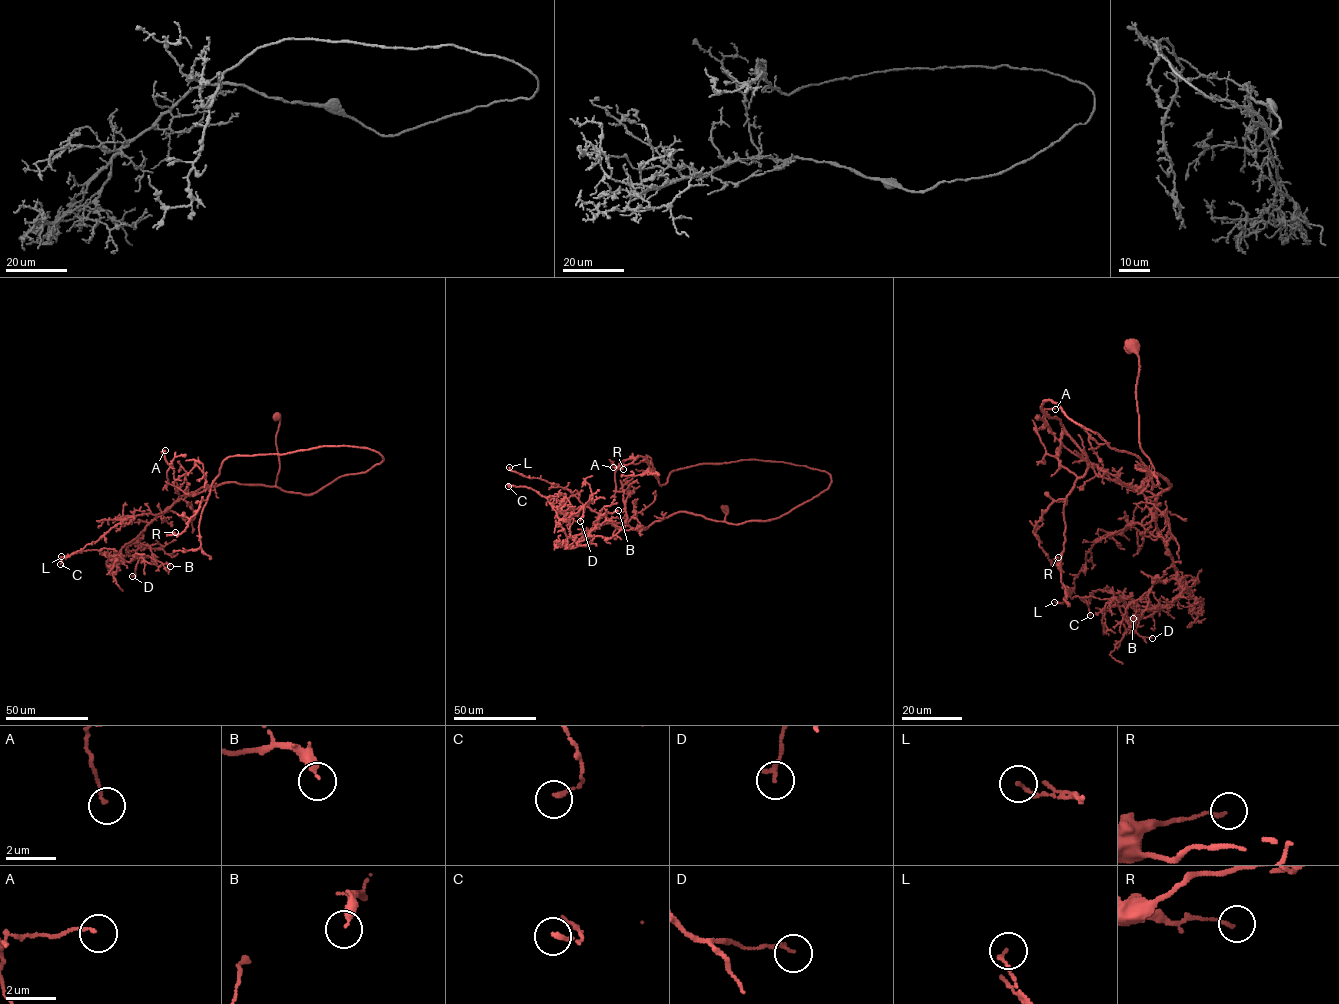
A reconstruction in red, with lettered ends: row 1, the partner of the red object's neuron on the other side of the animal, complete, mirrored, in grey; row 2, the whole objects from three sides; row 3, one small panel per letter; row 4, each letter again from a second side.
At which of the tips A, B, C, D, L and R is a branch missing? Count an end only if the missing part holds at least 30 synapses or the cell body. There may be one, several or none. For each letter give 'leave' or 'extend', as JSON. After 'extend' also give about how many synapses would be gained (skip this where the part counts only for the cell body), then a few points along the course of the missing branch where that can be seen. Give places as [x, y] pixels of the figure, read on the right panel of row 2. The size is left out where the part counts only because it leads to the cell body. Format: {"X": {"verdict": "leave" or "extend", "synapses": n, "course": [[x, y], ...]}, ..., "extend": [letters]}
{"A": {"verdict": "leave"}, "B": {"verdict": "leave"}, "C": {"verdict": "leave"}, "D": {"verdict": "leave"}, "L": {"verdict": "leave"}, "R": {"verdict": "leave"}, "extend": []}

